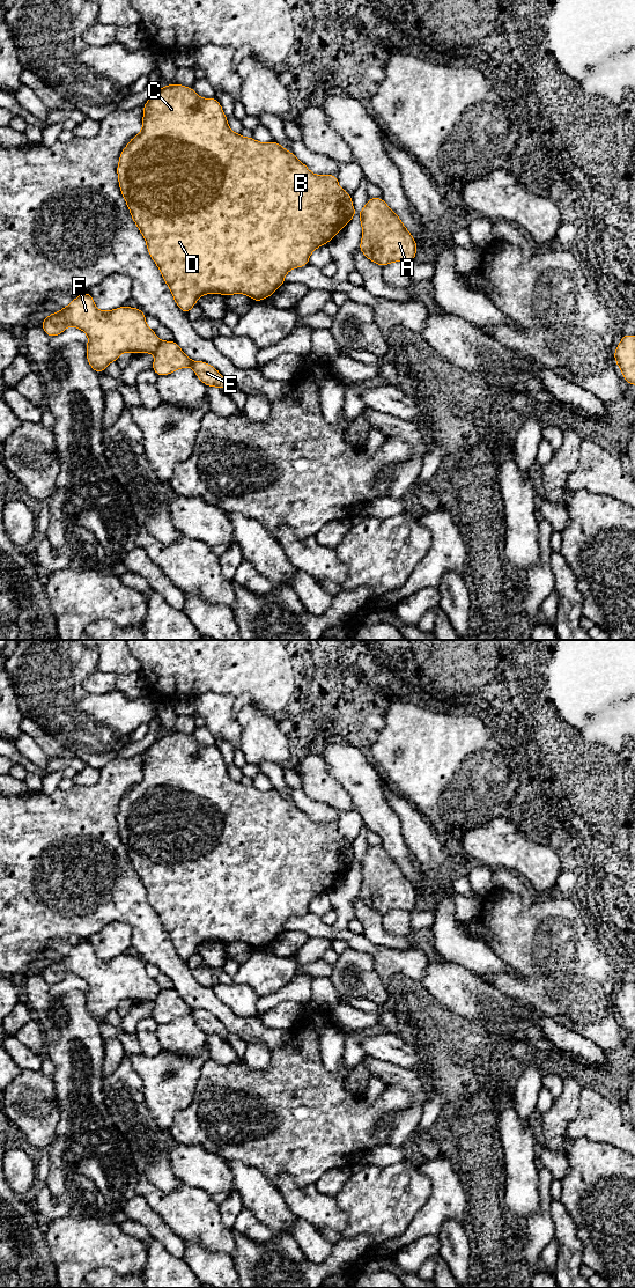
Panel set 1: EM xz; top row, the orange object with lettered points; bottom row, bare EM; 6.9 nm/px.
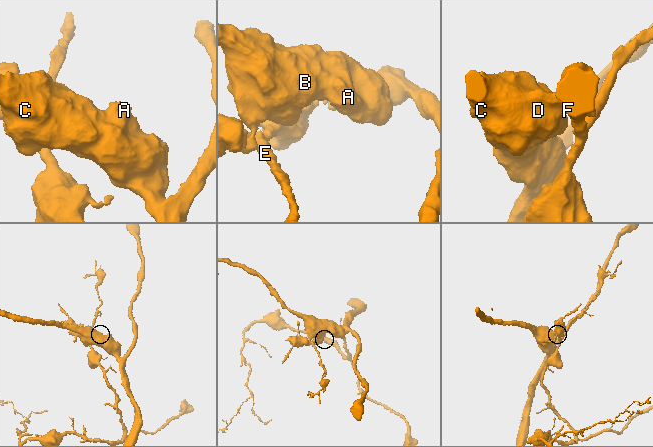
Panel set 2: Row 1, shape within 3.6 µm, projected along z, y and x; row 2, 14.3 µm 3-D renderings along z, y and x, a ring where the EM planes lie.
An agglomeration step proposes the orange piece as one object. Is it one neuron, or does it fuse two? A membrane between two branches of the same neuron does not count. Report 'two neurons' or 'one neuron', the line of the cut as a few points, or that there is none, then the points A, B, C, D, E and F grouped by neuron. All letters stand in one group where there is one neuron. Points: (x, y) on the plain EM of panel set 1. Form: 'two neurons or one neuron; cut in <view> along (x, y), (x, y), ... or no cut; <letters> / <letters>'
two neurons; cut in xz along (161, 990), (153, 1000); A B C D / E F

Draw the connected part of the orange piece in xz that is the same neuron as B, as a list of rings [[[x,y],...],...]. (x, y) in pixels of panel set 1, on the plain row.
[[[178,731],[162,735],[143,752],[142,778],[121,798],[117,823],[120,840],[125,846],[134,871],[147,891],[147,899],[157,913],[176,952],[185,963],[195,954],[197,948],[205,942],[222,942],[226,944],[245,942],[254,950],[272,944],[285,932],[285,923],[291,917],[308,913],[312,899],[327,892],[355,862],[352,842],[339,834],[337,823],[315,823],[293,800],[286,798],[280,792],[275,789],[261,792],[254,786],[245,786],[235,781],[229,777],[228,766],[215,745],[202,746],[194,741],[192,735]]]

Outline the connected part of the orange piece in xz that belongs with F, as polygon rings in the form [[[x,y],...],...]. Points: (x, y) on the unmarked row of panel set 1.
[[[88,940],[76,944],[59,961],[42,969],[45,981],[53,986],[68,974],[82,978],[89,986],[86,994],[89,1014],[99,1023],[124,1000],[154,1001],[161,992],[147,974],[146,962],[140,956],[119,955],[109,959],[96,956]]]

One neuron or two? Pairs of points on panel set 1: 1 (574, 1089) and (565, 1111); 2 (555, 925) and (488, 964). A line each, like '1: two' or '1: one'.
1: one
2: two

